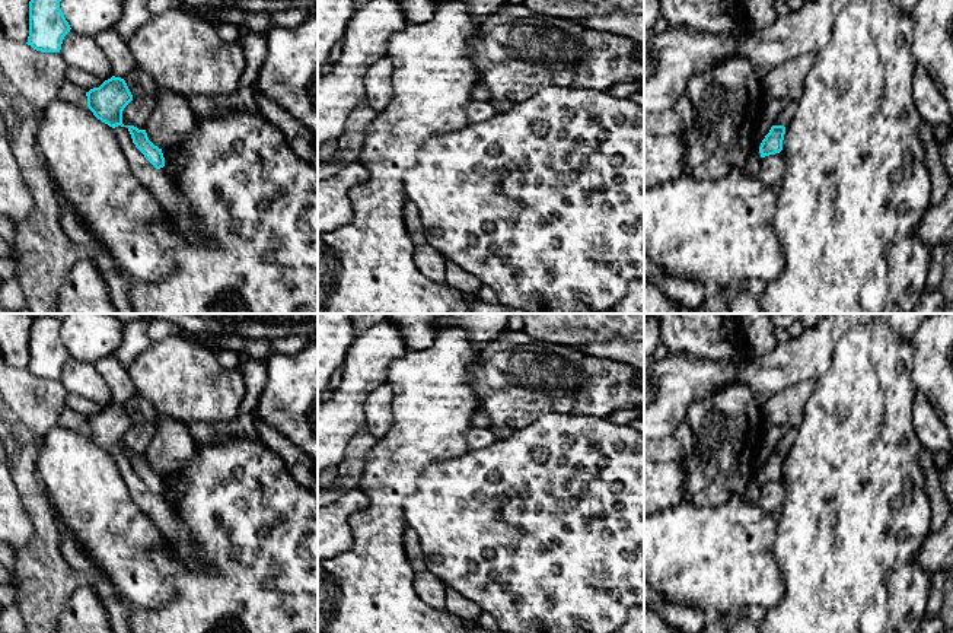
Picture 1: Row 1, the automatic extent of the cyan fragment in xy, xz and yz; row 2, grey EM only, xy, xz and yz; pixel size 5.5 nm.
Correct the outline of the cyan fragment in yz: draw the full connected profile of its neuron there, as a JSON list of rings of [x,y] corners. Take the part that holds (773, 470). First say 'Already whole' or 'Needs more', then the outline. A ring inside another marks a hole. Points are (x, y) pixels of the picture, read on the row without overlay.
Already whole. [[[772,452],[759,473],[761,484],[780,480],[783,477],[784,461],[784,452]]]

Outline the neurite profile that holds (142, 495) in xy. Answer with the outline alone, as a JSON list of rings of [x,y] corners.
[[[118,452],[114,458],[133,500],[147,513],[162,535],[172,543],[178,556],[192,569],[203,570],[205,563],[203,562],[201,547],[192,538],[187,527],[179,521],[166,497],[163,494],[156,496],[144,484],[133,470],[131,461],[127,455]]]

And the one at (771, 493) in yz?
[[[780,480],[769,481],[761,486],[759,505],[764,510],[777,510],[784,500],[785,481]]]

